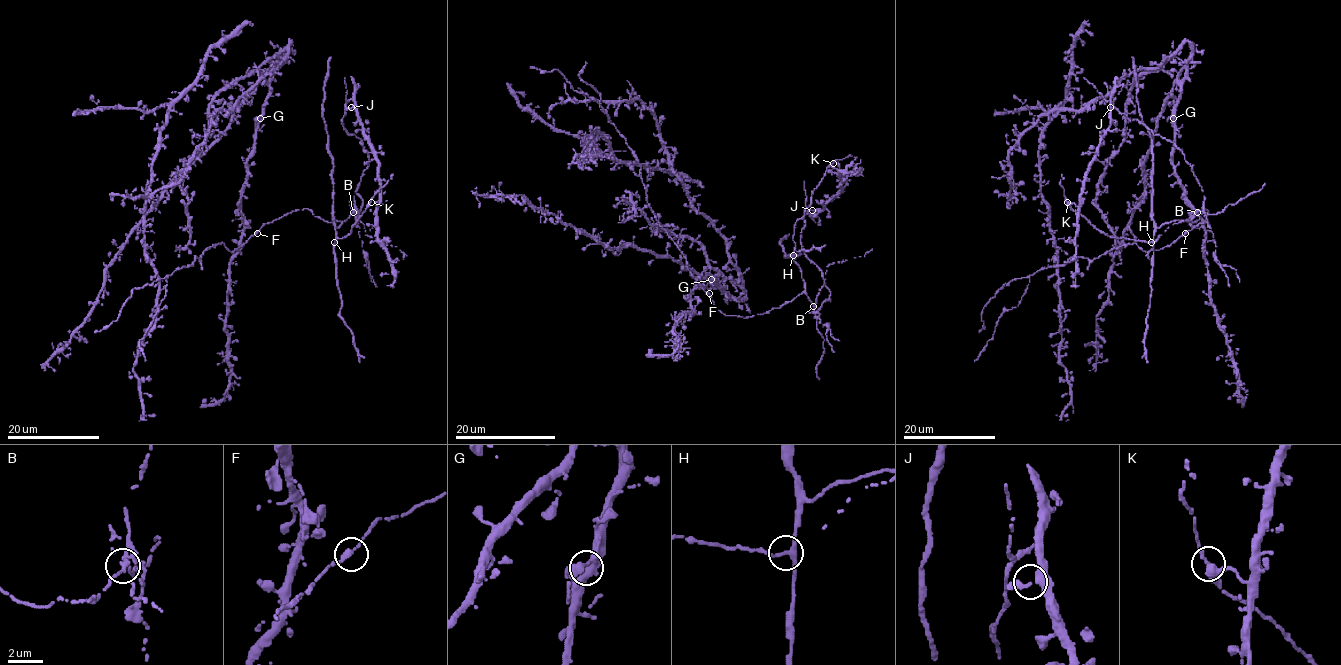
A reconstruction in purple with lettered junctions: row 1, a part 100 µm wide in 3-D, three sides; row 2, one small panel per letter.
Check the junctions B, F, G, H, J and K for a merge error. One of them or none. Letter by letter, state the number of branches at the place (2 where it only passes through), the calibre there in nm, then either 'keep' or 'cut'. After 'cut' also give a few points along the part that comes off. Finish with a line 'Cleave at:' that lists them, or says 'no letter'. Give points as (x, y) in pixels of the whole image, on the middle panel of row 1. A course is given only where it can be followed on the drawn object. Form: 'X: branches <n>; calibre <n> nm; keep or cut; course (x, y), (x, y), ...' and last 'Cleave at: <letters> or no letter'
B: branches 3; calibre 220 nm; cut; course (813, 305), (810, 312), (819, 314), (819, 323), (827, 325), (825, 334), (834, 352)
F: branches 2; calibre 240 nm; keep
G: branches 3; calibre 400 nm; keep
H: branches 3; calibre 280 nm; keep
J: branches 3; calibre 240 nm; keep
K: branches 3; calibre 200 nm; keep
Cleave at: B

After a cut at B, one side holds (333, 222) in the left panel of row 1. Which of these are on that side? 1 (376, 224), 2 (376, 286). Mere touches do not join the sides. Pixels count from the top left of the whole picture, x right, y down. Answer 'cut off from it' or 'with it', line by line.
1: with it
2: cut off from it

